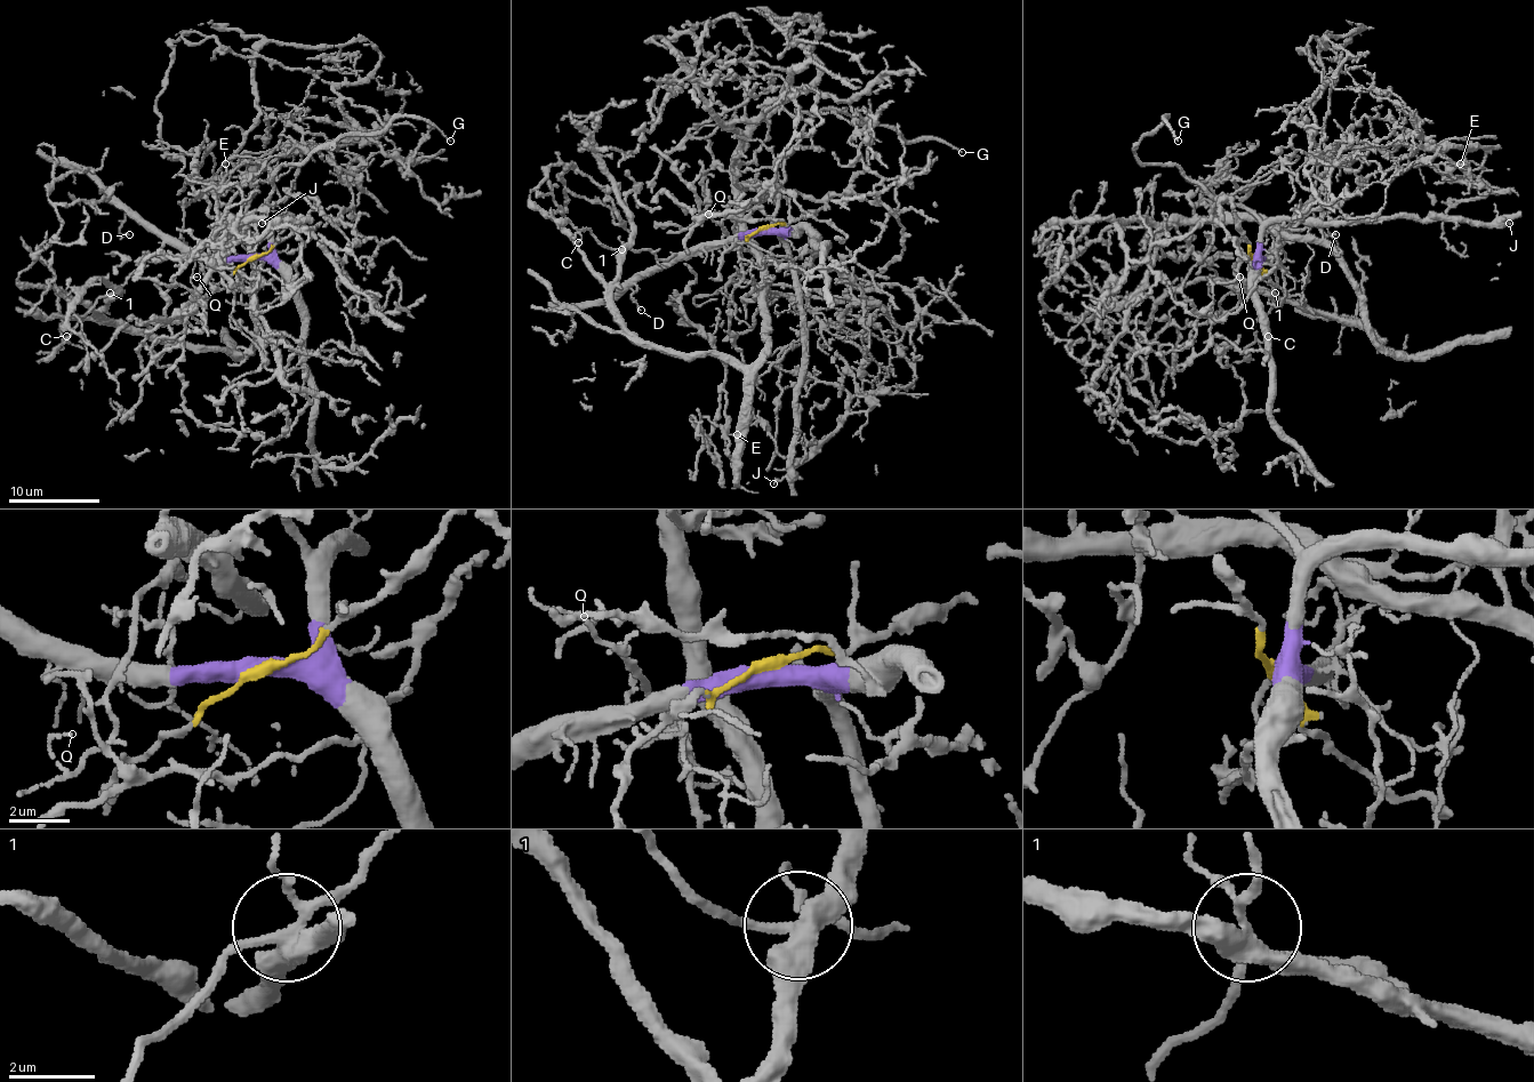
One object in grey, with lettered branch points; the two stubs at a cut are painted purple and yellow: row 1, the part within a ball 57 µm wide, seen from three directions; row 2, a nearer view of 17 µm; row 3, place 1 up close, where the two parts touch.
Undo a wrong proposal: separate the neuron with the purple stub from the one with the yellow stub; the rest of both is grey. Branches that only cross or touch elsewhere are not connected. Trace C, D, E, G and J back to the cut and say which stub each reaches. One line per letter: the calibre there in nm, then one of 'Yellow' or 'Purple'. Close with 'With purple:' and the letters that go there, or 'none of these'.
C: Thickness 100 nm. Purple
D: Thickness 130 nm. Purple
E: Thickness 140 nm. Yellow
G: Thickness 100 nm. Purple
J: Thickness 160 nm. Purple
With purple: C, D, G, J

